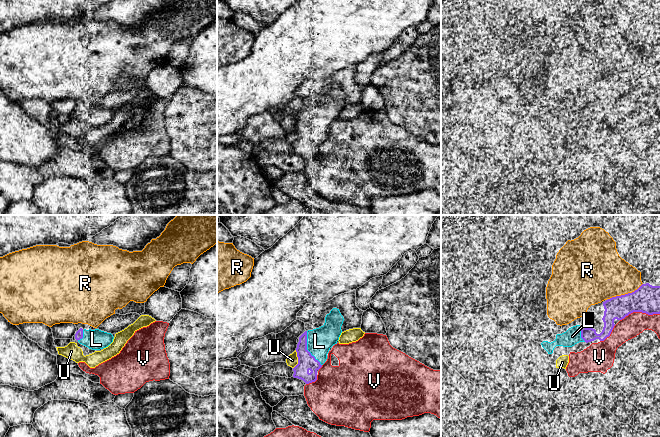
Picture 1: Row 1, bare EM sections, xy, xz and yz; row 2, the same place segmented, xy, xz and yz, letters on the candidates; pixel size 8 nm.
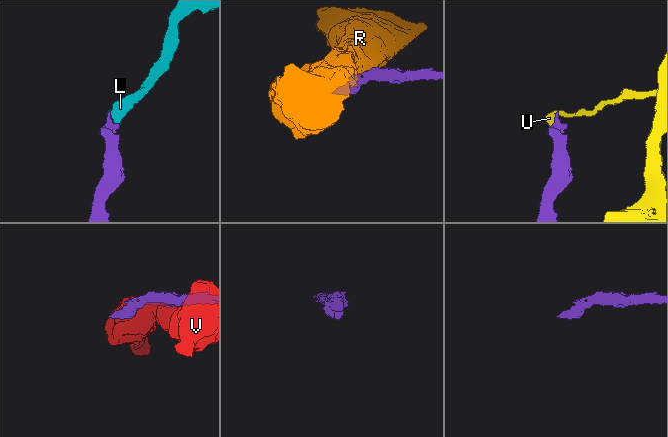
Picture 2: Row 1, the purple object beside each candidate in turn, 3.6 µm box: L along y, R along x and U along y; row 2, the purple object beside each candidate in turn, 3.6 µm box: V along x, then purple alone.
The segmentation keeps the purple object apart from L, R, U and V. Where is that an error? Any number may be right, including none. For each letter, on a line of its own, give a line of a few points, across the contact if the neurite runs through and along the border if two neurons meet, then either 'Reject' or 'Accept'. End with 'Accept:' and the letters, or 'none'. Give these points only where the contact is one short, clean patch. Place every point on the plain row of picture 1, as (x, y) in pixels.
L: Accept
R: Reject
U: Line: xz (296, 126), (297, 140), (293, 144). Reject
V: Reject
Accept: L

